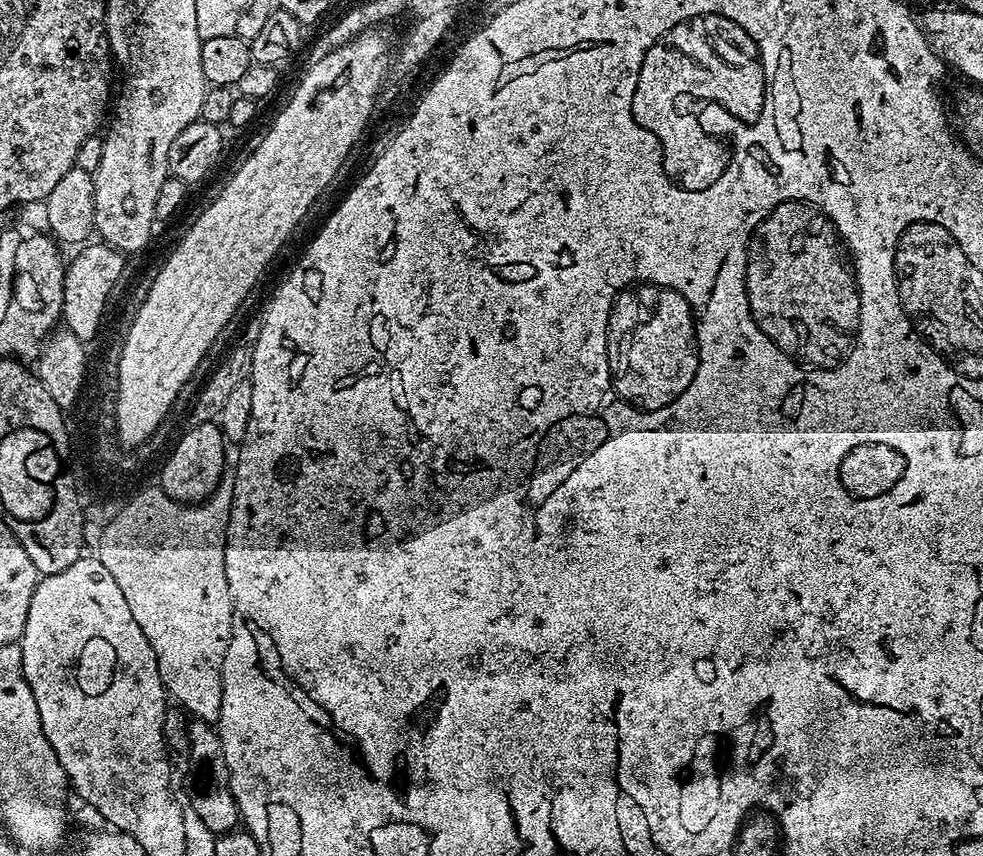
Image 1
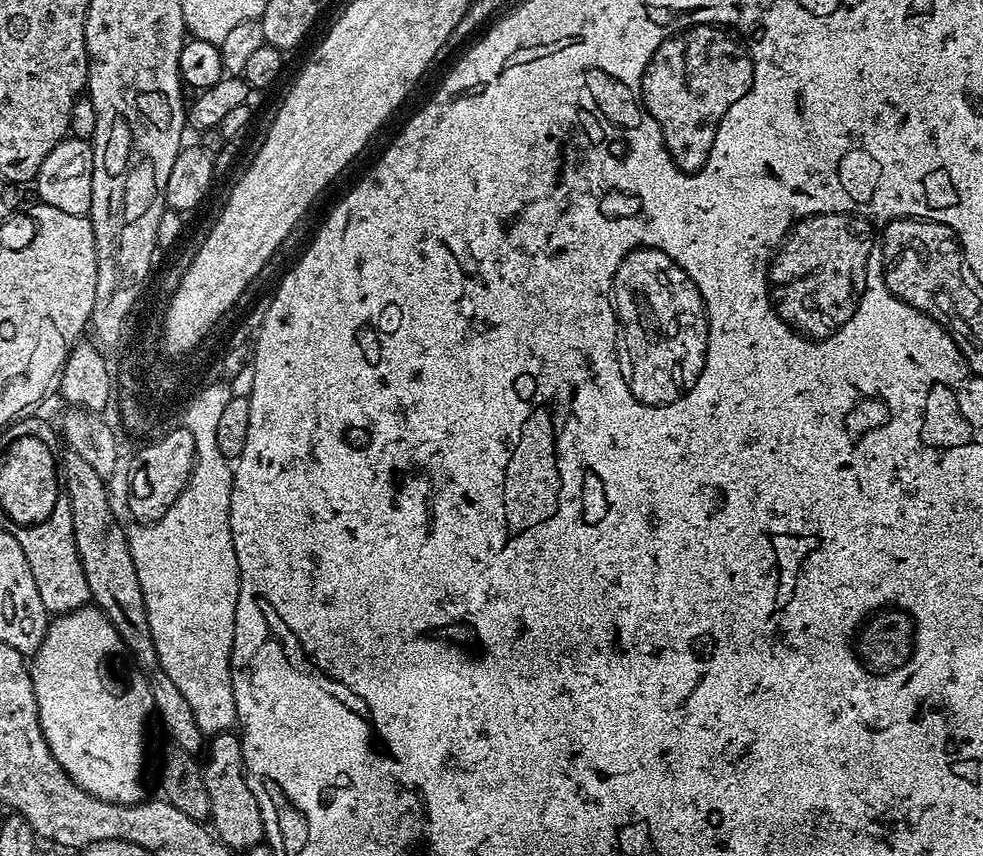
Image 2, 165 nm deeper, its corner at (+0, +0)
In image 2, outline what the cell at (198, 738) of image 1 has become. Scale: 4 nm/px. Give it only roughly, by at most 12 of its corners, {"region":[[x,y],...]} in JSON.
{"region":[[62,457],[76,553],[95,607],[146,678],[182,750],[205,734],[156,657],[128,532],[106,480]]}

